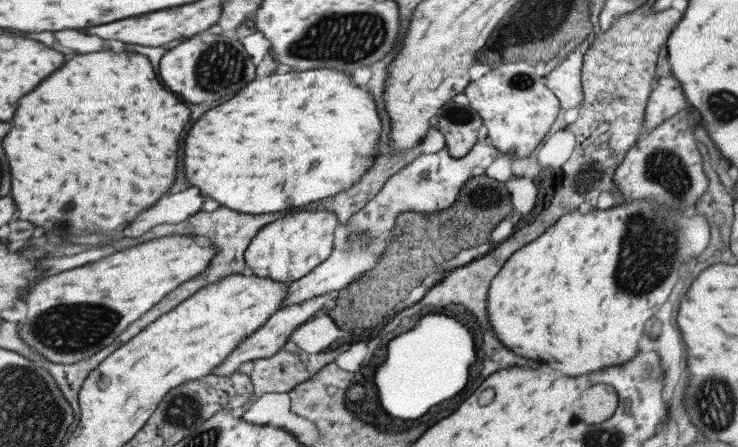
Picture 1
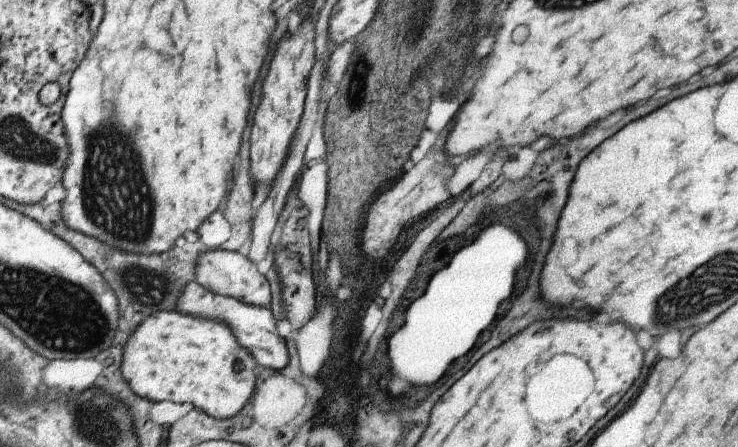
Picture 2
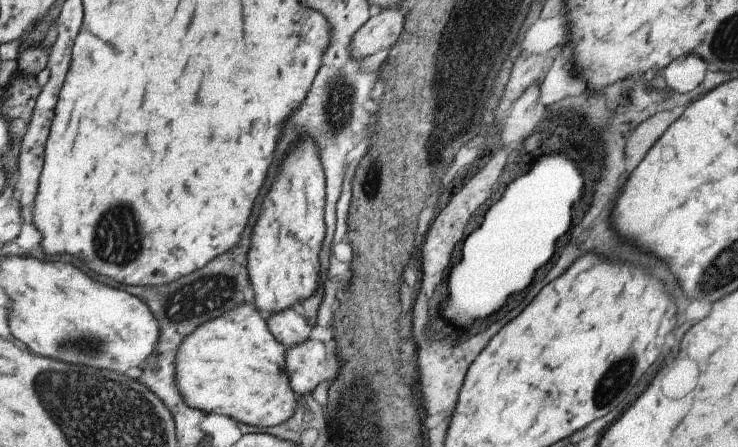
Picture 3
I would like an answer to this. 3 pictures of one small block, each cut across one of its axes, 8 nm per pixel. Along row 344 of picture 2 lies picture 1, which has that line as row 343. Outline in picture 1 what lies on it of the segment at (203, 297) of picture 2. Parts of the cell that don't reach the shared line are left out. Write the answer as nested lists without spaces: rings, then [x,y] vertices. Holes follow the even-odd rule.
[[[323,294],[317,297],[308,298],[306,301],[298,302],[297,304],[290,304],[286,307],[279,307],[259,328],[246,336],[231,352],[226,356],[223,362],[212,370],[213,375],[227,376],[233,371],[237,371],[239,364],[243,362],[254,361],[260,358],[269,358],[273,356],[288,340],[290,334],[300,324],[303,324],[312,314],[319,314],[322,312],[323,304],[330,300],[330,296]]]

